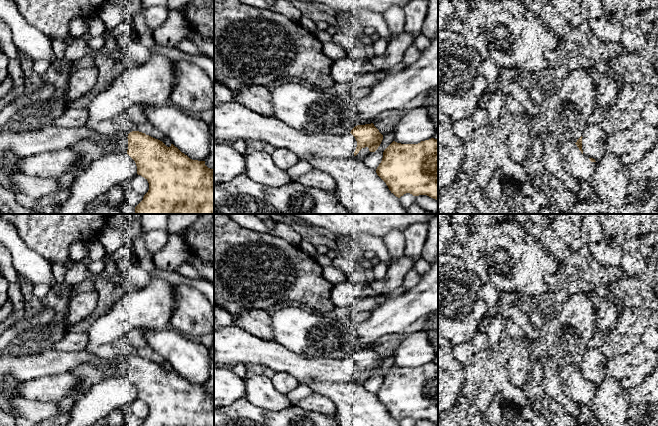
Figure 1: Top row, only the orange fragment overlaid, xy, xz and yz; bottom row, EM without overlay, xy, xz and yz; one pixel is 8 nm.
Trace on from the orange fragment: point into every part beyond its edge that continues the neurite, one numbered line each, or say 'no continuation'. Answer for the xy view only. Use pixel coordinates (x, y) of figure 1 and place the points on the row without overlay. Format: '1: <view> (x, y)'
1: xy (26, 366)

